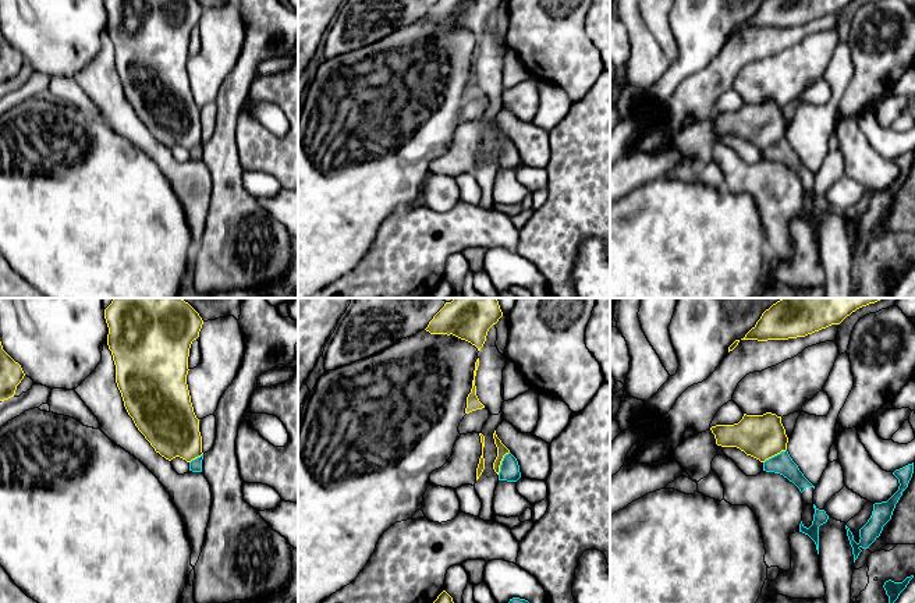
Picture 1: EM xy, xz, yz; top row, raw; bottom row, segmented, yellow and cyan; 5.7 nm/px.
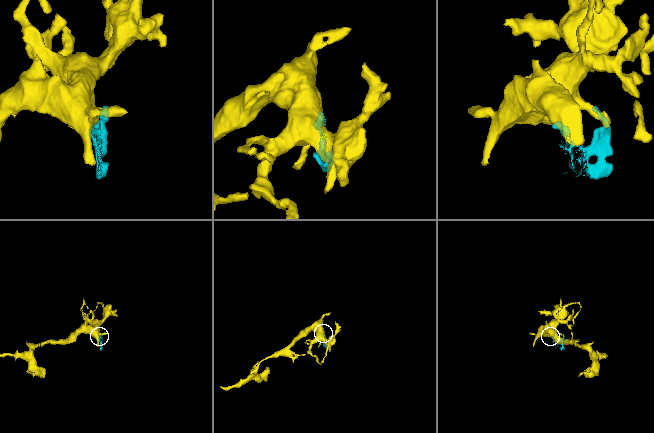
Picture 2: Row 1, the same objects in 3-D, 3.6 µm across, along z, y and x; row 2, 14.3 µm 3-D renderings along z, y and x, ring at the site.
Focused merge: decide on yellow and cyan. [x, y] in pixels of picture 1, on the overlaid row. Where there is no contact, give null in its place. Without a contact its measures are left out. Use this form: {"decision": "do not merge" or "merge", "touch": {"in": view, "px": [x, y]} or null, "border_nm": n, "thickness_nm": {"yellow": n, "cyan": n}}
{"decision": "do not merge", "touch": {"in": "xz", "px": [500, 463]}, "border_nm": 150, "thickness_nm": {"yellow": 60, "cyan": 110}}

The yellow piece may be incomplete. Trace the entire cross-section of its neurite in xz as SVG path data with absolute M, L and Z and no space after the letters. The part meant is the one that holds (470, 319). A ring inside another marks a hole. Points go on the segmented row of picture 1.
M454 298L444 304L425 330L430 334L453 334L480 351L489 329L501 316L497 298Z

